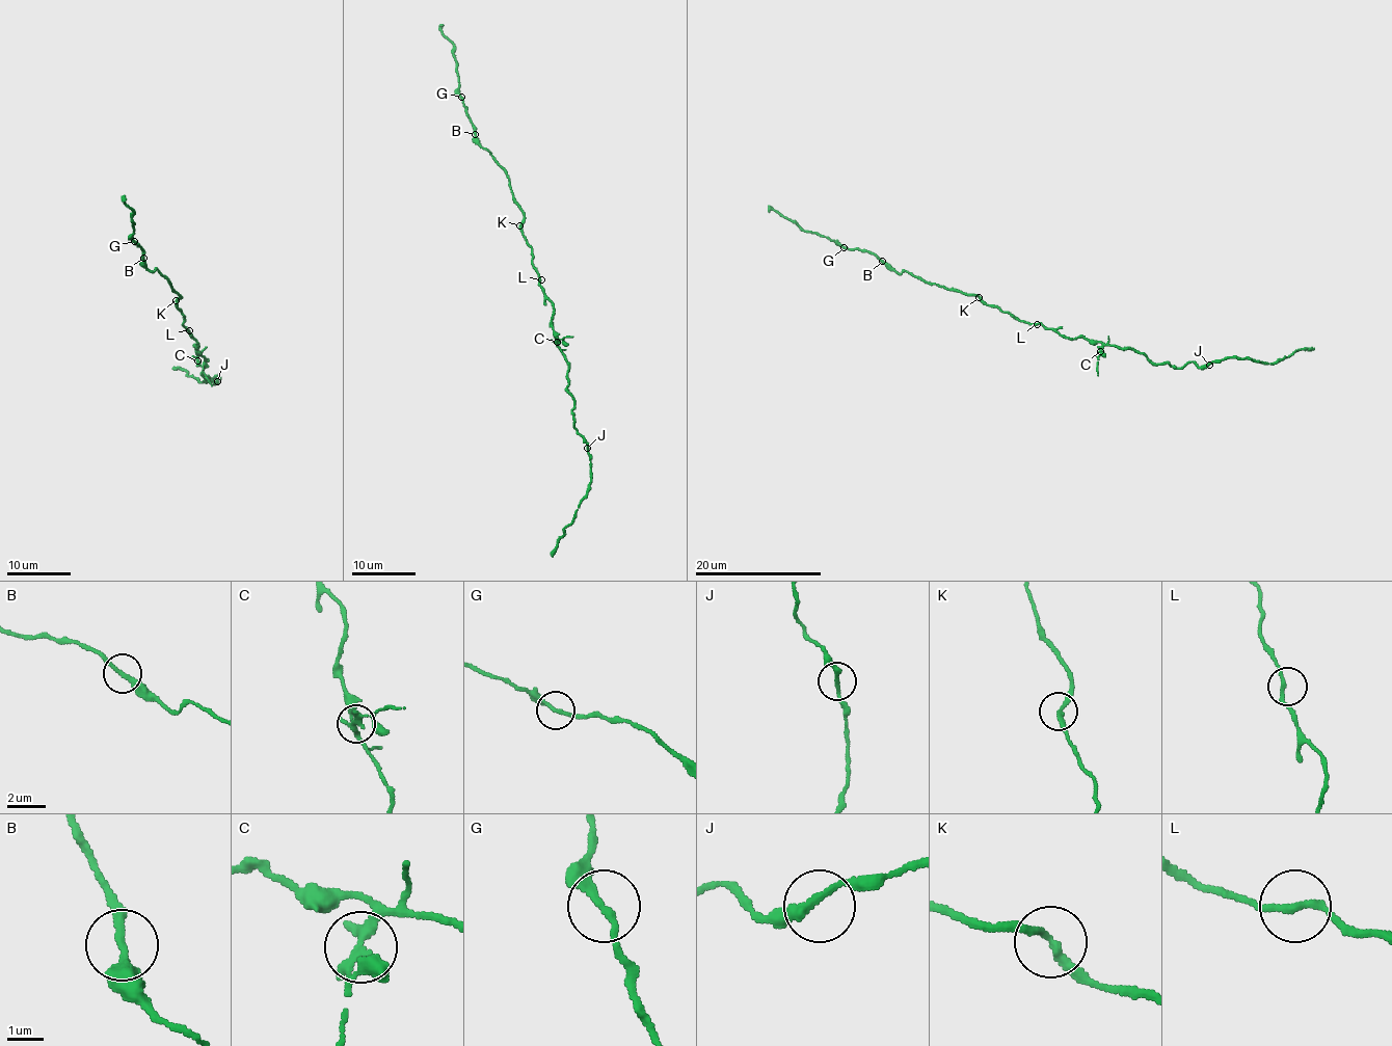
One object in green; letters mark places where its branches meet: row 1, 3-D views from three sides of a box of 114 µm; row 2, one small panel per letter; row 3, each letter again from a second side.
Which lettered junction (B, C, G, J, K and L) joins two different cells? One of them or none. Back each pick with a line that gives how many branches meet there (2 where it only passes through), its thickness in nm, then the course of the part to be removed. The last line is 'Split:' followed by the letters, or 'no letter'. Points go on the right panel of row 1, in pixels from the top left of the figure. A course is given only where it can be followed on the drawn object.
C: 2 branches meet; 260 nm thick; foreign part runs (1101, 350), (1097, 375)
Split: C

